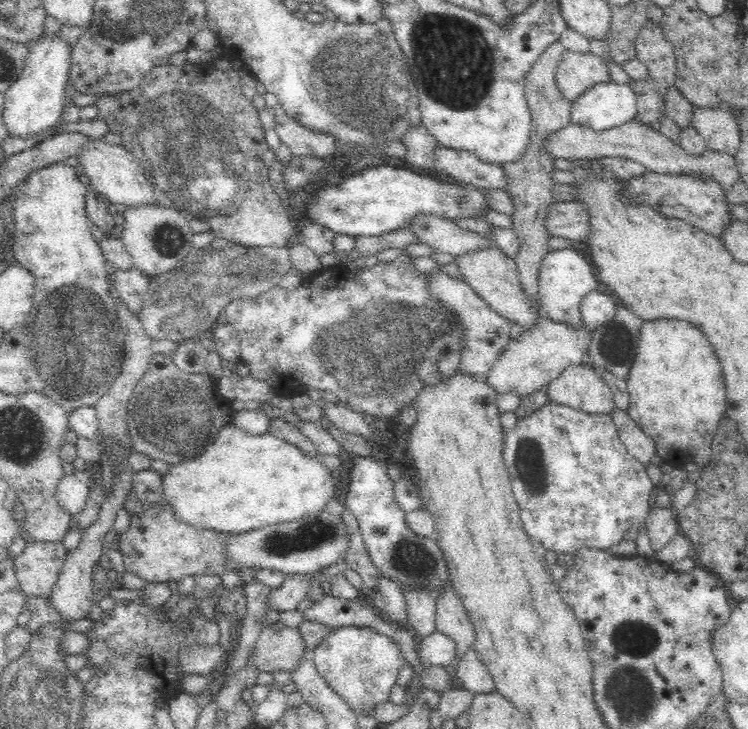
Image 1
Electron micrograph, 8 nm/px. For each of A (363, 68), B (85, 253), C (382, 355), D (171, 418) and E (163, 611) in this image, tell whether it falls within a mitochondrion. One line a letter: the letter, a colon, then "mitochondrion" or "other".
A: mitochondrion
B: other
C: mitochondrion
D: mitochondrion
E: other

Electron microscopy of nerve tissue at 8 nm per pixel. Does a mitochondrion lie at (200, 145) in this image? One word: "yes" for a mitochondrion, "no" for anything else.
yes

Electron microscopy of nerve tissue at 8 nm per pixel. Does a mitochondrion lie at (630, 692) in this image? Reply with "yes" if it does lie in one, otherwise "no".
yes

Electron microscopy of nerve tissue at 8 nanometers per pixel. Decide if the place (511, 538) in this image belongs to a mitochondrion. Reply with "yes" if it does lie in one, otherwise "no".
no

